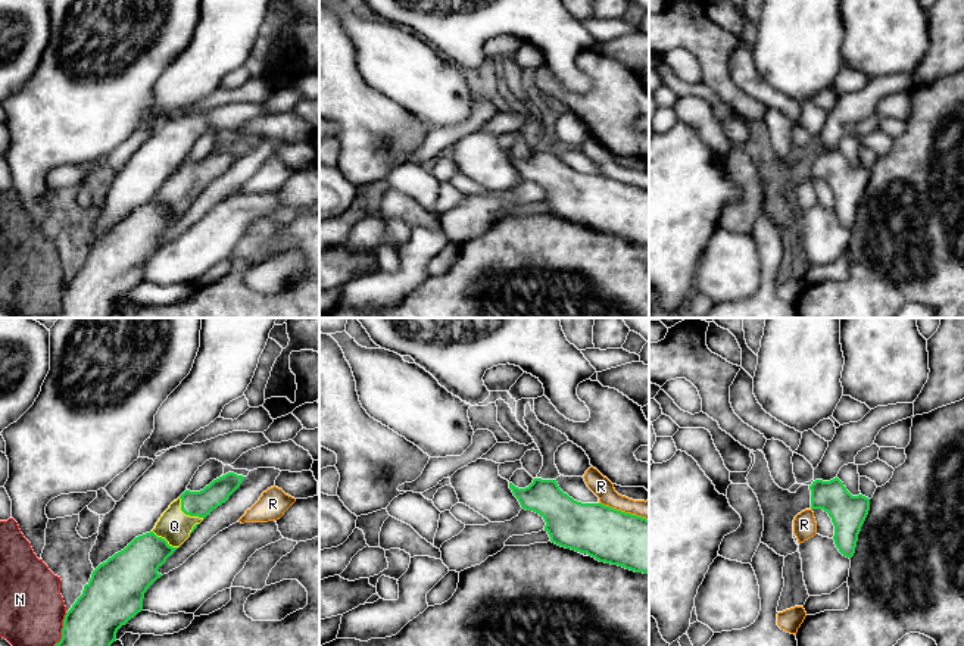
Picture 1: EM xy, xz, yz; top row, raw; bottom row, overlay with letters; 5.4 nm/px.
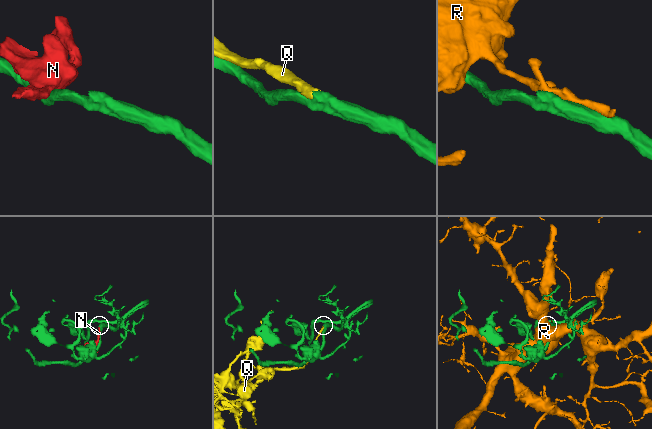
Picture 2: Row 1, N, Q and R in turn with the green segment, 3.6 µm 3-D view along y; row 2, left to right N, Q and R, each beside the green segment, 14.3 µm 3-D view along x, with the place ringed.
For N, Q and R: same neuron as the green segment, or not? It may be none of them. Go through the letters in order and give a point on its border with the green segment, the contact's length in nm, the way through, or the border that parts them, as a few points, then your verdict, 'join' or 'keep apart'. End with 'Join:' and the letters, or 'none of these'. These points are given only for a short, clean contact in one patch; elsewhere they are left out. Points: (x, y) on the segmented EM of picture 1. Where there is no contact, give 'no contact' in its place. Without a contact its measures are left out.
N: meets green in xy at (62, 630); contact 200 nm long; keep apart
Q: meets green in xy at (187, 514); contact 180 nm long; join
R: meets green in xz at (624, 512); contact 280 nm long; keep apart
Join: Q

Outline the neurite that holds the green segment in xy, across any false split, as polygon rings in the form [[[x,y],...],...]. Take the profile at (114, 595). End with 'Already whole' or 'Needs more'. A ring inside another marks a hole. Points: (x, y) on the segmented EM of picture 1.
[[[228,472],[200,491],[185,490],[162,514],[150,533],[135,537],[124,550],[100,564],[84,586],[82,594],[66,612],[62,639],[54,646],[110,646],[118,630],[143,611],[147,589],[162,577],[157,569],[190,537],[197,525],[240,487],[244,477]]]. Needs more

